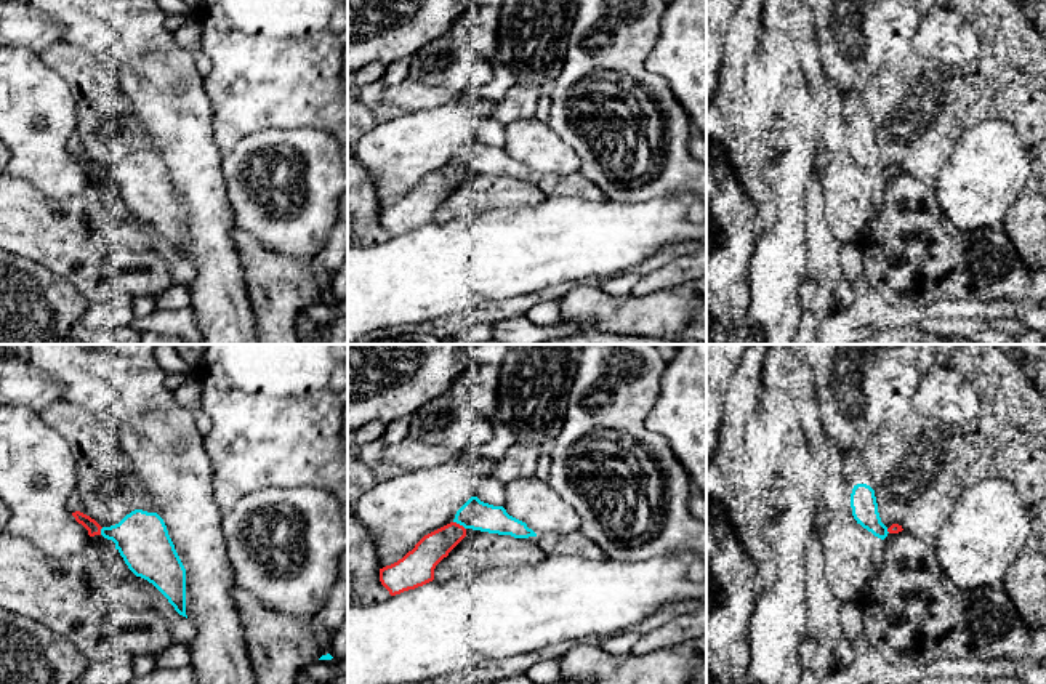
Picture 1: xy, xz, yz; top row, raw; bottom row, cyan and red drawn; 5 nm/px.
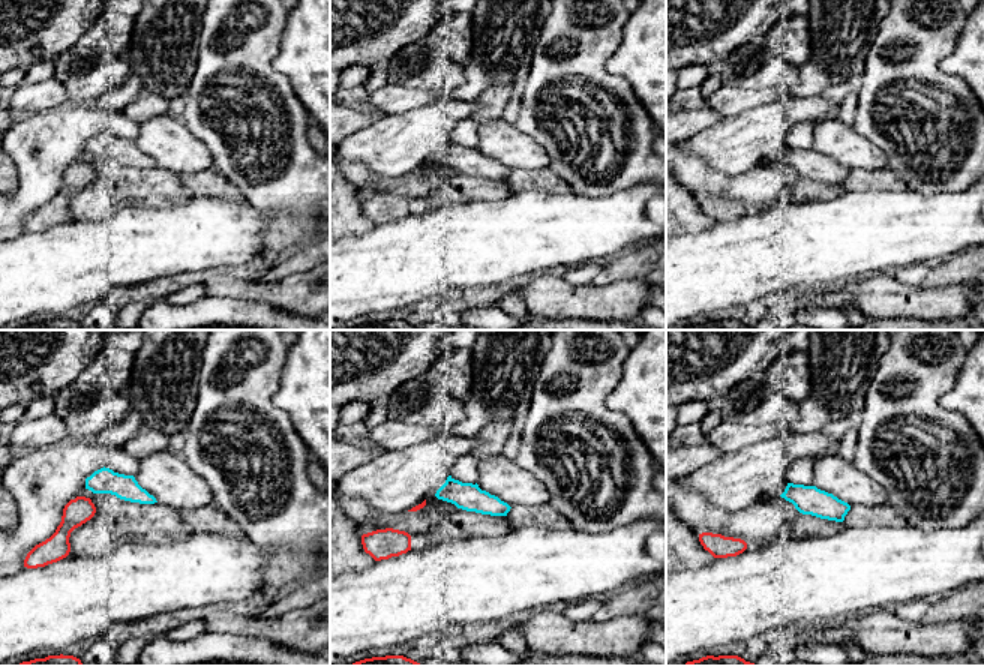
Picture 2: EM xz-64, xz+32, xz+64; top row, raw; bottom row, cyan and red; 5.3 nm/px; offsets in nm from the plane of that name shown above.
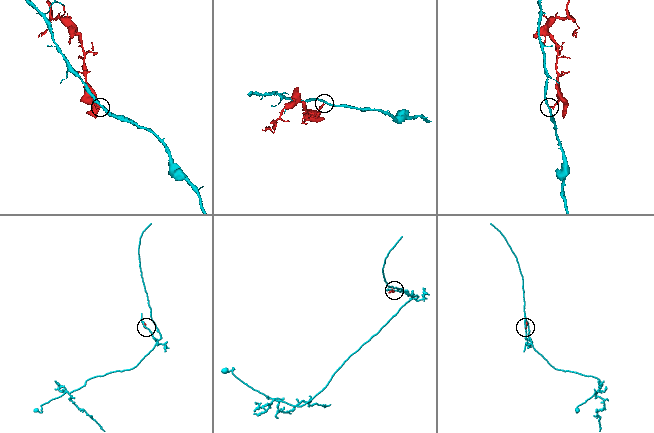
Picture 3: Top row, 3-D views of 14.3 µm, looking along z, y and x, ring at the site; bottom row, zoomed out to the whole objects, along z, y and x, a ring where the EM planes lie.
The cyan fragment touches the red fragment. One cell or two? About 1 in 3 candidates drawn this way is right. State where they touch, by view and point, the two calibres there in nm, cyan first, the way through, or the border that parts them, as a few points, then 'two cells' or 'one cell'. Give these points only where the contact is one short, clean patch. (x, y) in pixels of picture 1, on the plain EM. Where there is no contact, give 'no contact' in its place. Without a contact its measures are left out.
xz (460, 165) | 150/150 nm | two cells

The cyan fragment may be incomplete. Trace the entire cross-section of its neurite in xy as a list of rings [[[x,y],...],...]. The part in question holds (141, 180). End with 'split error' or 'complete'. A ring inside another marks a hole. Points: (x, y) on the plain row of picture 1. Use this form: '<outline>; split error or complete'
[[[135,151],[101,176],[115,184],[128,210],[152,224],[186,258],[186,210],[157,154]]]; complete

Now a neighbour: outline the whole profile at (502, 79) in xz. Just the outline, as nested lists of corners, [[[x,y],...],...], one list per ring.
[[[495,64],[492,70],[492,78],[485,85],[473,90],[468,95],[468,99],[498,103],[514,85],[516,78],[513,72],[508,70],[505,66]]]

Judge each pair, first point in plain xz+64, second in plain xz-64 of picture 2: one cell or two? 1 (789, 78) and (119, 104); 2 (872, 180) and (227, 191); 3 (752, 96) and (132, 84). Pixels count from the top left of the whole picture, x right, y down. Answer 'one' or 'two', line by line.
1: two
2: one
3: two

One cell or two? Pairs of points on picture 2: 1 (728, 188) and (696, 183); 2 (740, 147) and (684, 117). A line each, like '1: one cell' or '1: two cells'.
1: one cell
2: two cells

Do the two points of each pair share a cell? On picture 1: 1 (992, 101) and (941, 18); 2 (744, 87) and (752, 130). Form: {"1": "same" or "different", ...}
{"1": "different", "2": "same"}

